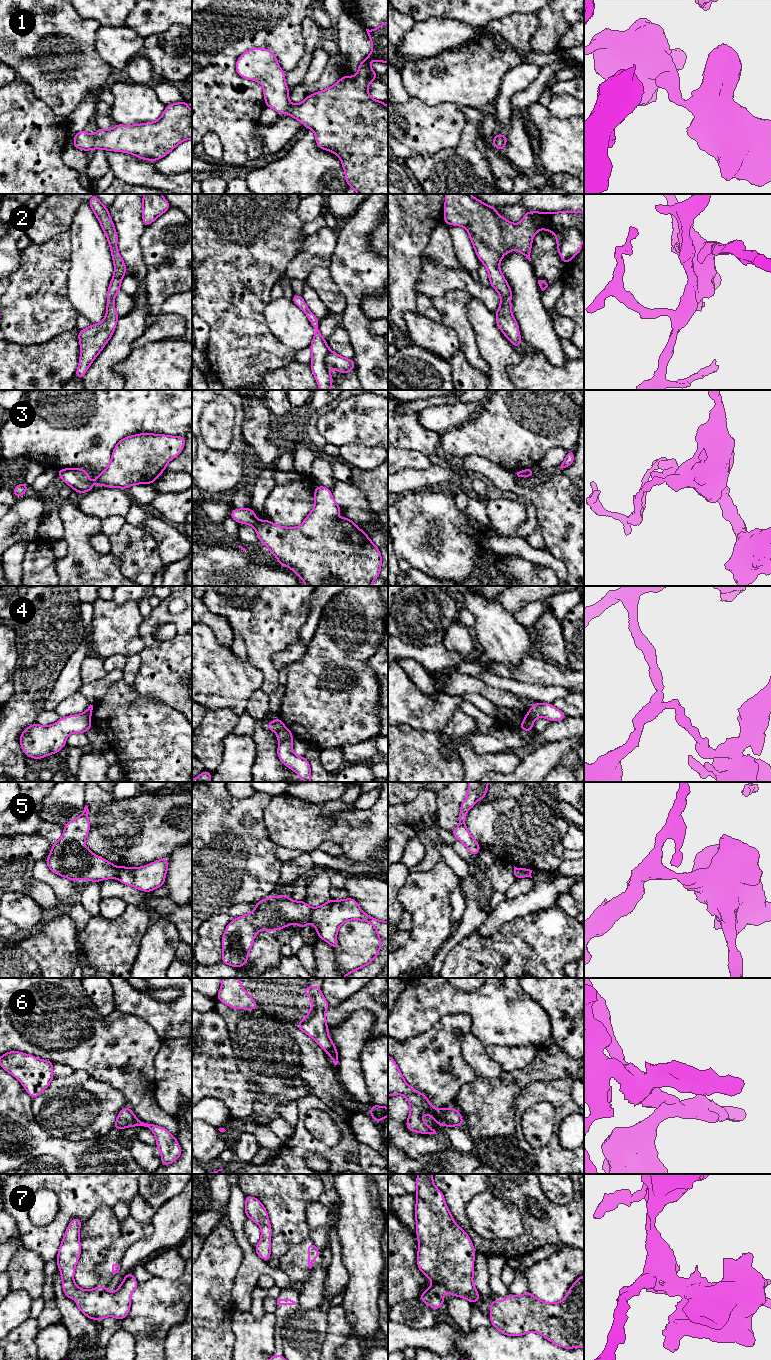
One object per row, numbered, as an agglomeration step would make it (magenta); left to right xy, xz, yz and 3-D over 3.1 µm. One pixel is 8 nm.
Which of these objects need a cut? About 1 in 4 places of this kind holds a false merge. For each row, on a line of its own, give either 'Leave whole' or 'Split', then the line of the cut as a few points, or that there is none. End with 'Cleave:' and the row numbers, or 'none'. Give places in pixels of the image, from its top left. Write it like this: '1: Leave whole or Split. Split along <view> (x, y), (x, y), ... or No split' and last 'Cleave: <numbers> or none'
1: Leave whole. No split
2: Leave whole. No split
3: Split. Split along xz (258, 521), (254, 527)
4: Split. Split along xz (284, 726), (276, 733)
5: Split. Split along xz (314, 908), (309, 918)
6: Leave whole. No split
7: Leave whole. No split
Cleave: 3, 4, 5

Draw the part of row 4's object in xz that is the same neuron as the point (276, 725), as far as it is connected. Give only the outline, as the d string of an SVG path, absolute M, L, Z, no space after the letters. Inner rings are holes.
M277 718L277 719L271 721L269 724L266 725L266 729L272 730L276 733L278 733L284 727L285 727L285 725L283 724L283 722L280 718Z

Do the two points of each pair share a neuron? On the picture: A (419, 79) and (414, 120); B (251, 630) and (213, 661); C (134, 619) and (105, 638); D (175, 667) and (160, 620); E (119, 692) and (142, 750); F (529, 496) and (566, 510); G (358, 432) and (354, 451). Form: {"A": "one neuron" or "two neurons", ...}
{"A": "two neurons", "B": "two neurons", "C": "one neuron", "D": "one neuron", "E": "one neuron", "F": "one neuron", "G": "two neurons"}

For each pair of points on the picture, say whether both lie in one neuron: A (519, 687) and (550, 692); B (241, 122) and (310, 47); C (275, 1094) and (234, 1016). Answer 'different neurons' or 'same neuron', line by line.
A: same neuron
B: different neurons
C: same neuron

